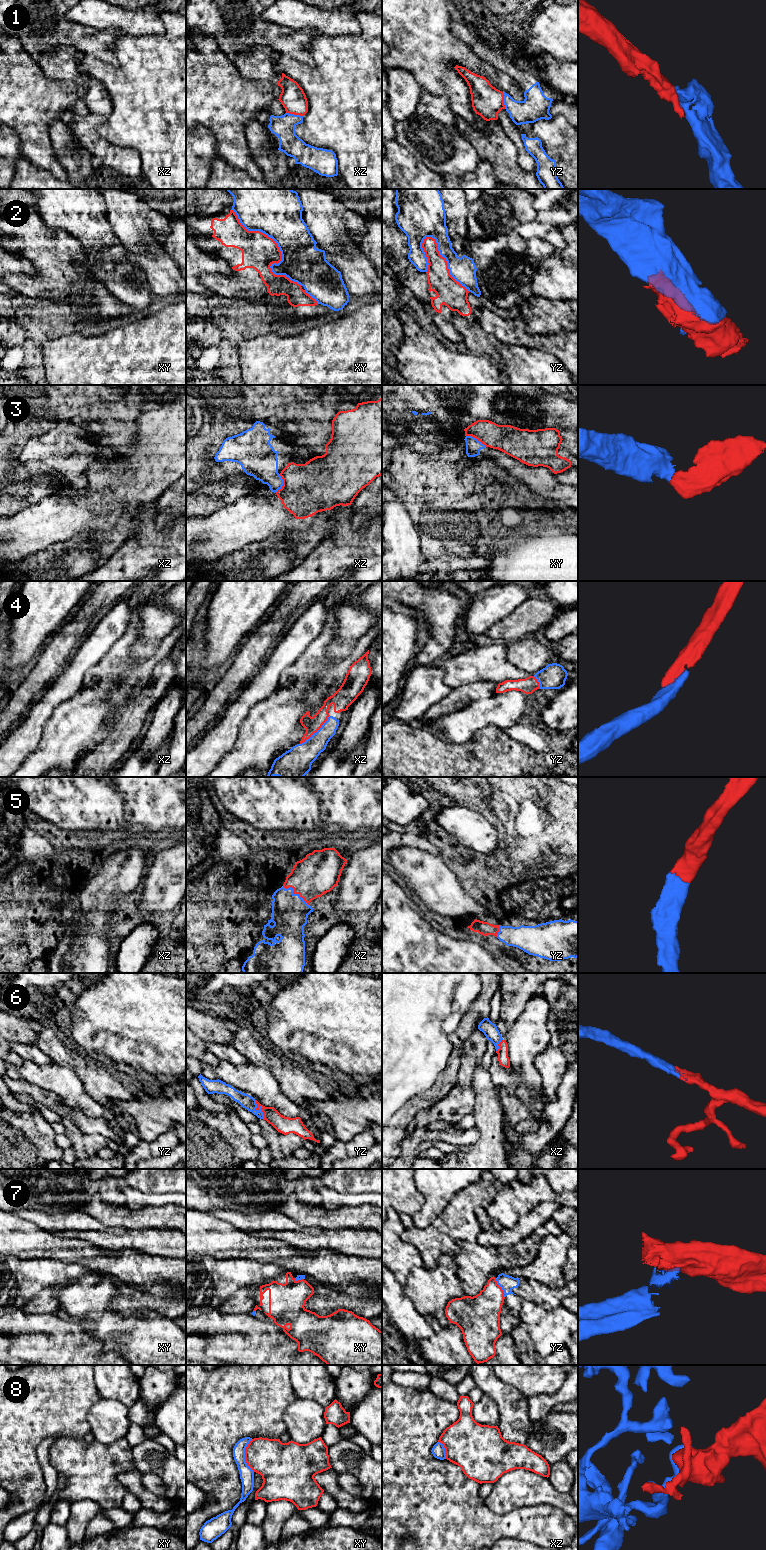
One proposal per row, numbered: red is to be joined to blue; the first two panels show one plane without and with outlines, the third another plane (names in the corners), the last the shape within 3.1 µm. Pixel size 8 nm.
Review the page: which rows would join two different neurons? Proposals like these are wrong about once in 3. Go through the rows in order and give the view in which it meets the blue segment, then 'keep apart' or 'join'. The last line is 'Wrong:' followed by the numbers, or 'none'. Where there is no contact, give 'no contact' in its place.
1: contact in xz; keep apart
2: contact in xy; keep apart
3: contact in xy; keep apart
4: contact in xz; join
5: contact in xz; join
6: contact in yz; join
7: contact in yz; keep apart
8: contact in xy; keep apart
Wrong: 1, 2, 3, 7, 8

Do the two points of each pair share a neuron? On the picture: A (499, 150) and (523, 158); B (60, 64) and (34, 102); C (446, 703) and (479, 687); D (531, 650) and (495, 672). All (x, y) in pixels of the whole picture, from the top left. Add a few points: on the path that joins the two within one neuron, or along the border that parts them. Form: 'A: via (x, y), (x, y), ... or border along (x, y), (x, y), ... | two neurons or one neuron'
A: border along (517, 150), (518, 164), (525, 170), (534, 173) | two neurons
B: border along (35, 61), (49, 77), (72, 80), (74, 82) | two neurons
C: via (454, 701), (471, 692) | one neuron
D: border along (505, 643), (506, 657), (513, 664), (531, 675) | two neurons

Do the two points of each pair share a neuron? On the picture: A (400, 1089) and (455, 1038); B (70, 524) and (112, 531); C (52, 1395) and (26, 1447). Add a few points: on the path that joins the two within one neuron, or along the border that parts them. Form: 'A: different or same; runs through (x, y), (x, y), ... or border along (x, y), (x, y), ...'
A: different; border along (461, 1021), (450, 1035), (452, 1051), (445, 1065)
B: same; runs through (85, 513), (111, 513), (114, 516)
C: same; runs through (39, 1408), (26, 1421), (26, 1434)

